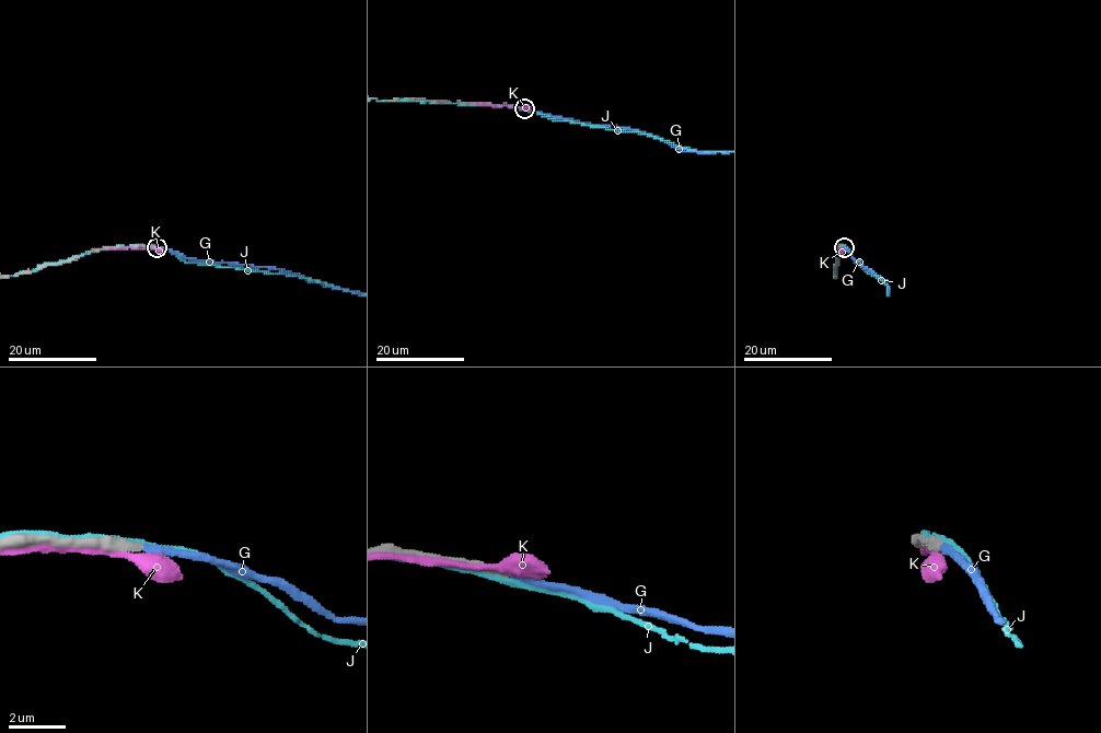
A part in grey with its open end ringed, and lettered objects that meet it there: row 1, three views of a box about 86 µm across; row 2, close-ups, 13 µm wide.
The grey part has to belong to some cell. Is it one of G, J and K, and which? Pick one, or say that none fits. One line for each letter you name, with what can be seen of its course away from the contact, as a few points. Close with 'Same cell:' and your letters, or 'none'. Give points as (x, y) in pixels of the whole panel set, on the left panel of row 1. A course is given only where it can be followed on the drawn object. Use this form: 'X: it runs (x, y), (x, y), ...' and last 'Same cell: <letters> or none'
Same cell: G

